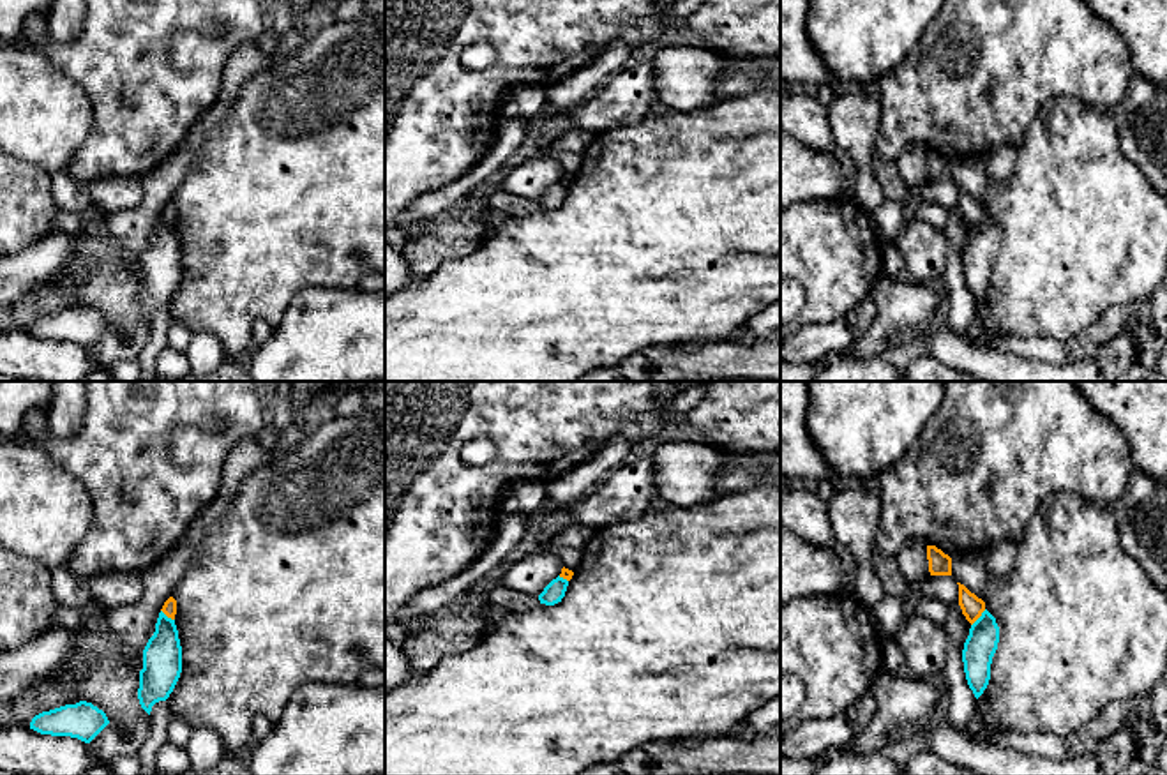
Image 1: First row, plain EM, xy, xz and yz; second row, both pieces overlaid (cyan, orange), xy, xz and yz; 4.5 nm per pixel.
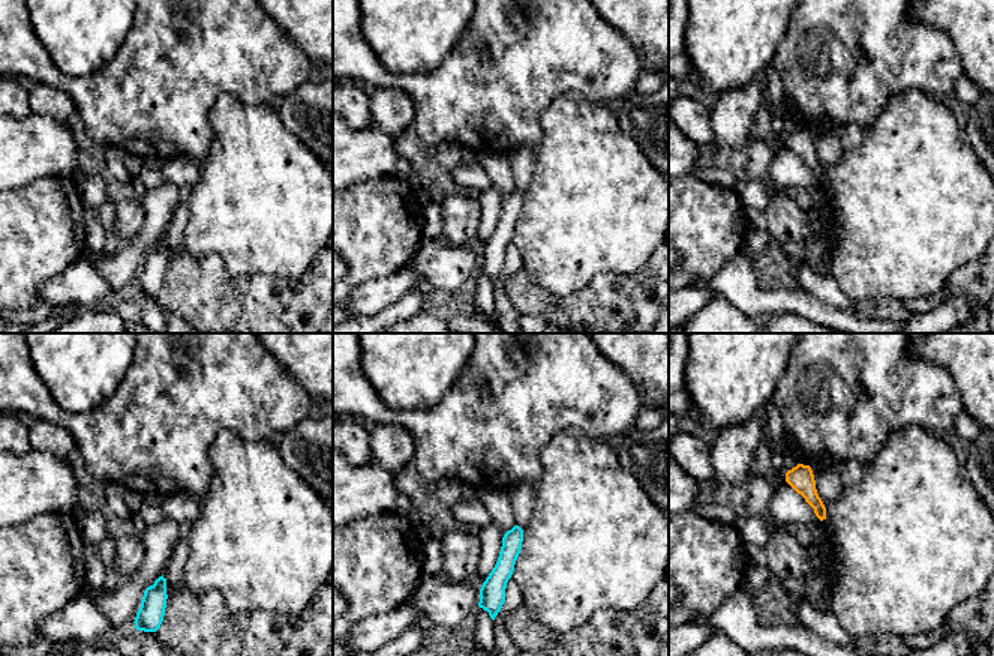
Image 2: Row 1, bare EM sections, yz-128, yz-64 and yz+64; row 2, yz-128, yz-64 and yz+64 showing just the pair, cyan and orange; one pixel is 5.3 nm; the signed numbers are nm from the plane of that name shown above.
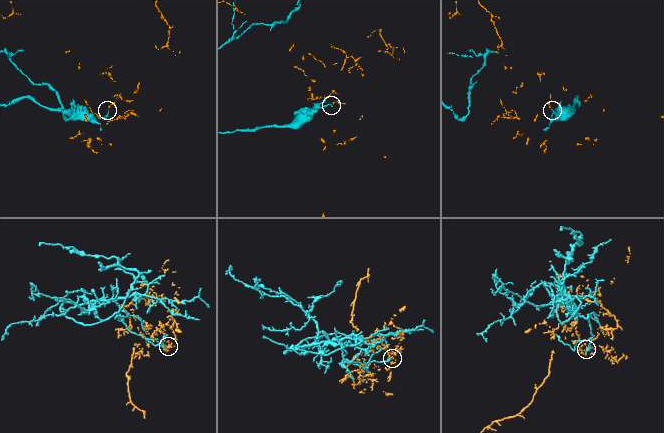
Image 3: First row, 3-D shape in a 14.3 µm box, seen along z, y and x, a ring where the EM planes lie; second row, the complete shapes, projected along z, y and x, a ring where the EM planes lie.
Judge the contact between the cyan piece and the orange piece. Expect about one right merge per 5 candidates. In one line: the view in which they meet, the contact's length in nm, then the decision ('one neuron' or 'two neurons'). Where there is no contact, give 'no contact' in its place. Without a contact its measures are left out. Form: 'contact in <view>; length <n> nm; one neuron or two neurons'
contact in yz; length 100 nm; two neurons

